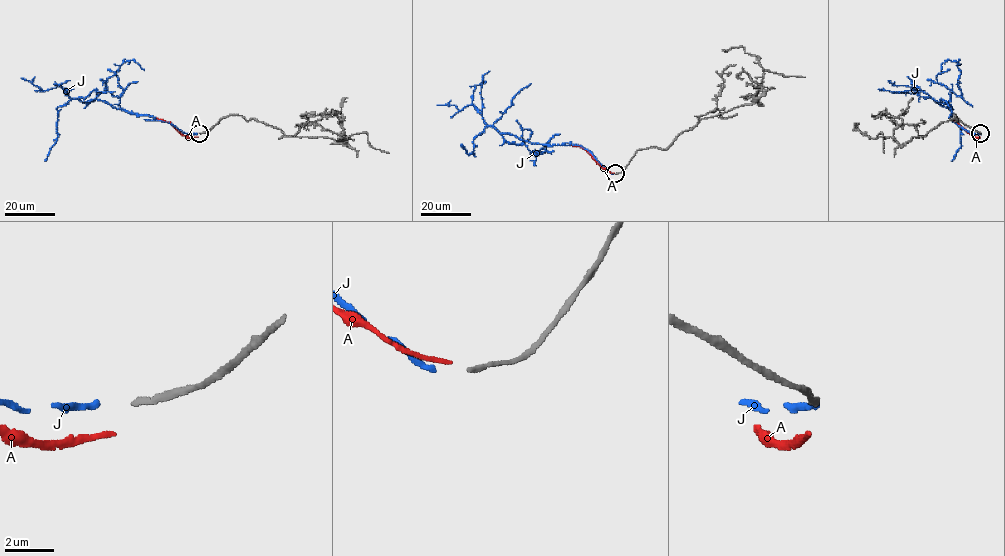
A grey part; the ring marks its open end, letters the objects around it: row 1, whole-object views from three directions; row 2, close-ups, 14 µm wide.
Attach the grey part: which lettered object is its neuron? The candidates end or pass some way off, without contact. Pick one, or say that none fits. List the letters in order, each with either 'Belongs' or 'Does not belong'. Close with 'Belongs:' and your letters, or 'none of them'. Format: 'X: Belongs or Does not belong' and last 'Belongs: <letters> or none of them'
A: Does not belong
J: Belongs
Belongs: J

